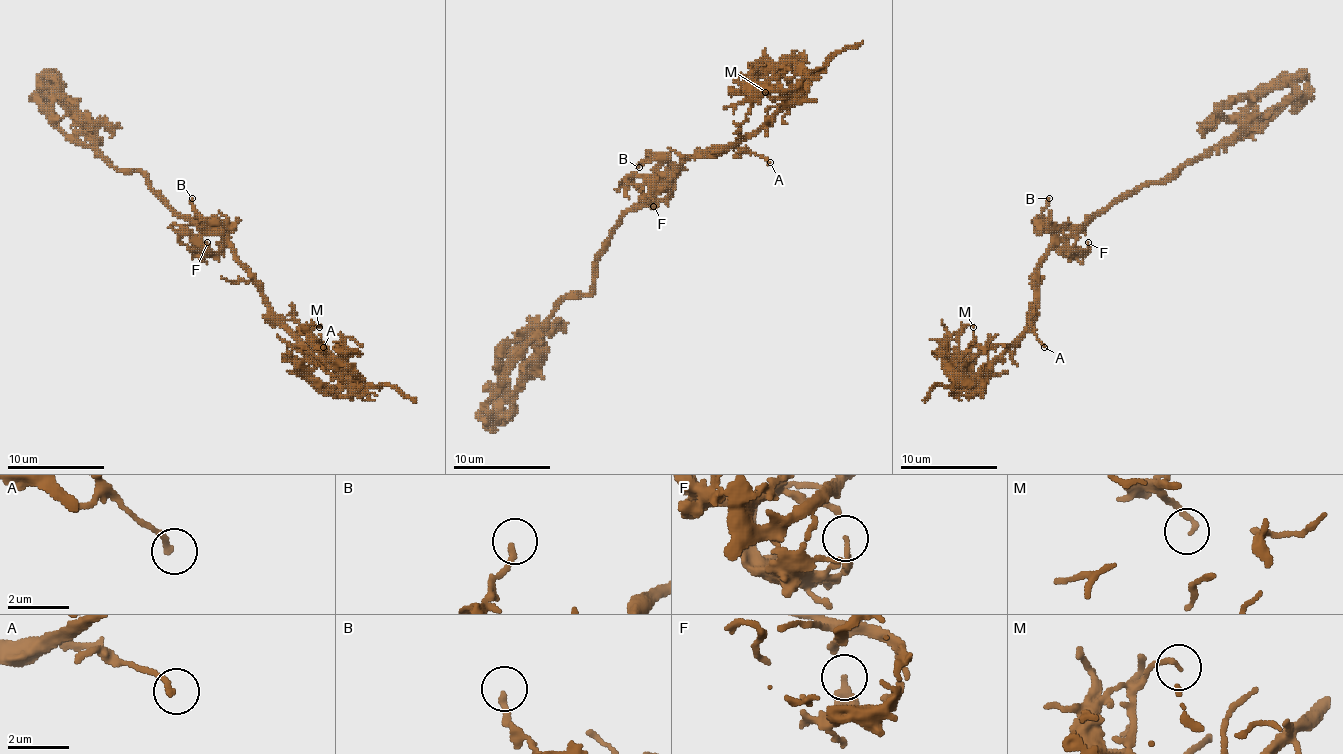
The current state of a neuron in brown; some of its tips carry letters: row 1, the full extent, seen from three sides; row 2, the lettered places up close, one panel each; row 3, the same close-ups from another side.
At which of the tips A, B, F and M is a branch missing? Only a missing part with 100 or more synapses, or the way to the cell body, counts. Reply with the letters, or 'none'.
none

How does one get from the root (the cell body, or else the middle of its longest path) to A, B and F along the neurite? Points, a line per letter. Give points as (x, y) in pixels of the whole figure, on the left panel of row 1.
A: (165, 201), (182, 218), (204, 230), (212, 227), (263, 300), (277, 315), (297, 320), (323, 347)
B: (165, 201), (182, 218), (190, 218), (204, 230), (209, 230), (212, 227), (192, 206), (192, 198)
F: (165, 201), (182, 218), (216, 227), (224, 235), (226, 244), (219, 252), (207, 252), (207, 242)

